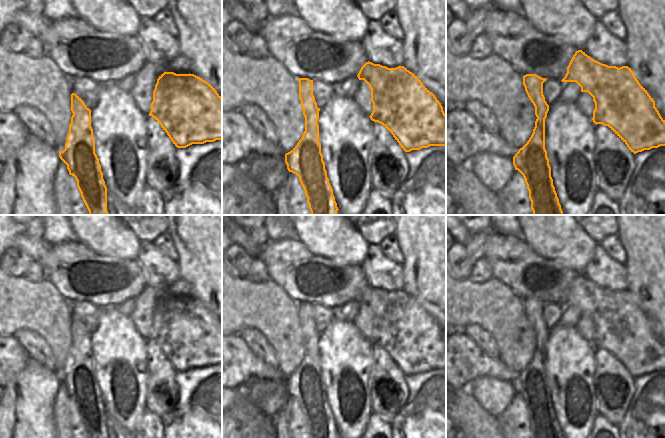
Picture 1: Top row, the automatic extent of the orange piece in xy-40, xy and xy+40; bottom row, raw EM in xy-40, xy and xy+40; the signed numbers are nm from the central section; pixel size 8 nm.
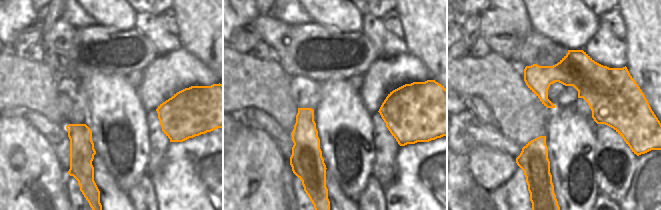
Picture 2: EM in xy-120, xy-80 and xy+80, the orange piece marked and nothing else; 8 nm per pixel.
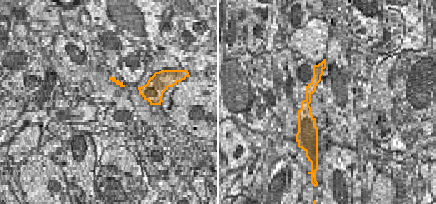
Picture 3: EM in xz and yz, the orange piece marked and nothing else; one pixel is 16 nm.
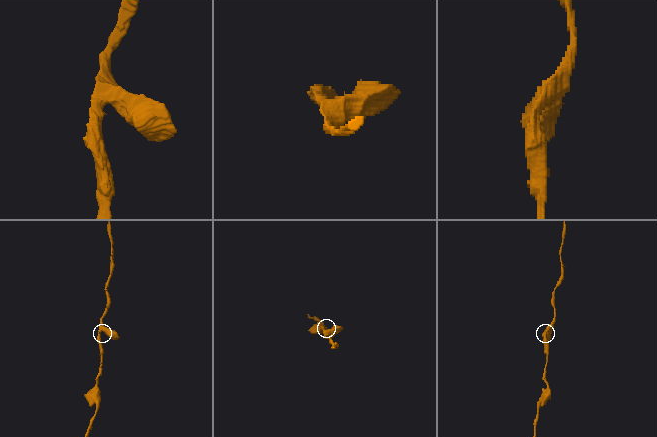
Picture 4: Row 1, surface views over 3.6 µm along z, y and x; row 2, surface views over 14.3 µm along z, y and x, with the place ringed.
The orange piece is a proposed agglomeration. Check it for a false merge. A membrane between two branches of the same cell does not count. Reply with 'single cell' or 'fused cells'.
single cell

